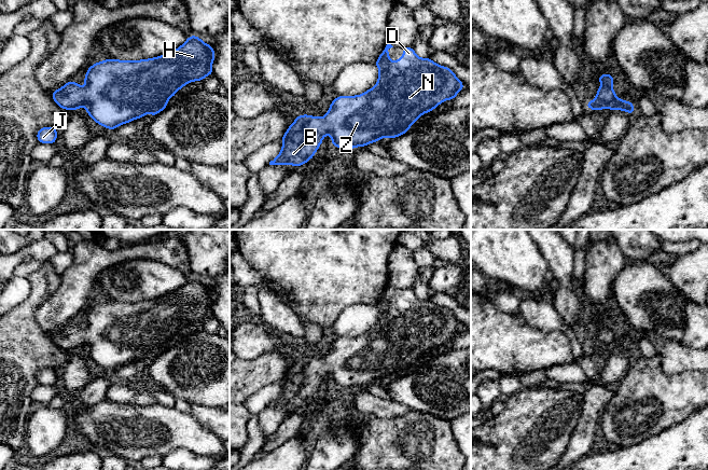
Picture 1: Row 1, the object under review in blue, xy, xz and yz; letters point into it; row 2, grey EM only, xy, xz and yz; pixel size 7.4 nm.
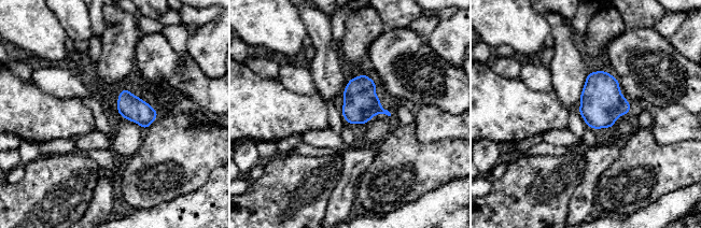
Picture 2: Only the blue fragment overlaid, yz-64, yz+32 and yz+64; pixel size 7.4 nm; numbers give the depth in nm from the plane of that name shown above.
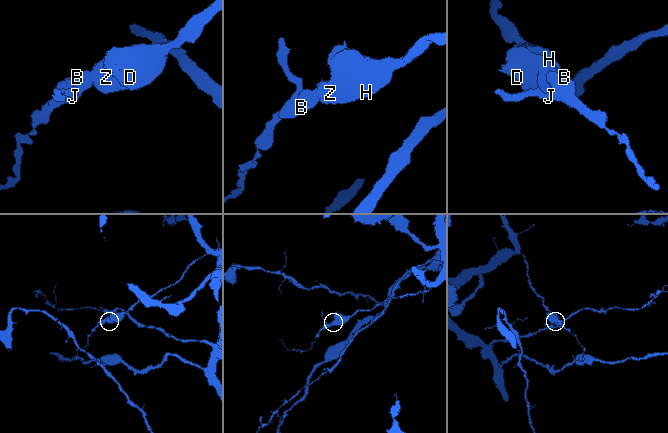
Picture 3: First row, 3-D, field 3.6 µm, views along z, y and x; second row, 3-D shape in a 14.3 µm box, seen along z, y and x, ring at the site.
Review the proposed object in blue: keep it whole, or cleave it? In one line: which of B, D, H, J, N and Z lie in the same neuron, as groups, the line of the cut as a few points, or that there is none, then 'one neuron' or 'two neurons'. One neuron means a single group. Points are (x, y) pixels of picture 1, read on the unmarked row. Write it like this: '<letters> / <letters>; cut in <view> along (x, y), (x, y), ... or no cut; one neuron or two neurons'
B D H J N Z; no cut; one neuron

